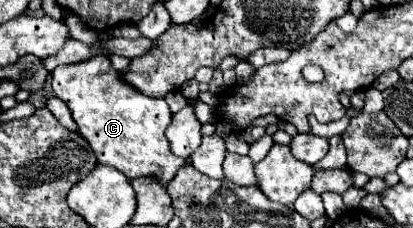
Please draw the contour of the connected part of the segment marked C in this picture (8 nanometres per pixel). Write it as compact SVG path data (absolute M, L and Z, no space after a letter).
M94 57L76 65L60 65L52 73L52 91L62 99L78 125L78 133L90 143L98 163L116 167L130 181L154 177L158 185L168 187L184 159L176 157L164 131L172 119L164 99L152 99L120 81L108 57Z

